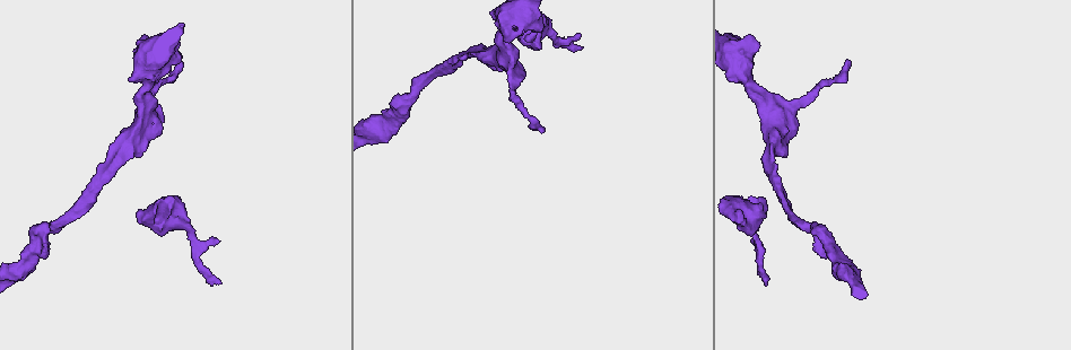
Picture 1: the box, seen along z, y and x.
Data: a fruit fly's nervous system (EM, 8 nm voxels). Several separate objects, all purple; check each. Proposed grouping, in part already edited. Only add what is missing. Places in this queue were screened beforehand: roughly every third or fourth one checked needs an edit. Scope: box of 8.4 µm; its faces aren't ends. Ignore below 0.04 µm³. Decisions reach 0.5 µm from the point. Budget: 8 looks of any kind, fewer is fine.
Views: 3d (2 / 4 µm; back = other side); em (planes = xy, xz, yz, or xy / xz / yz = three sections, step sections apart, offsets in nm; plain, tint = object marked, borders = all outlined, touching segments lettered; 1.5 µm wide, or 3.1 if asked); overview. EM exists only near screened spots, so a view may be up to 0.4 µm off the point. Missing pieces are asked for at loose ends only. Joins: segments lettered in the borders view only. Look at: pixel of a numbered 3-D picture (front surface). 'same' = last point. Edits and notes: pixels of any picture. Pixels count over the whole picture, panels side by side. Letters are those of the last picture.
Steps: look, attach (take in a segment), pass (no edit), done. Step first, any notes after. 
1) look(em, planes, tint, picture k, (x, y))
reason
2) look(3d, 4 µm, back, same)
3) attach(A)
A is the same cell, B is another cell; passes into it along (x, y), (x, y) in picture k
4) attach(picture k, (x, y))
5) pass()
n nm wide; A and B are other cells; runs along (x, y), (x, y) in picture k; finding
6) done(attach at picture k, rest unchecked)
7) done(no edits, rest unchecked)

look(3d, 2 µm, back, picture 1, (158, 133))
an open end

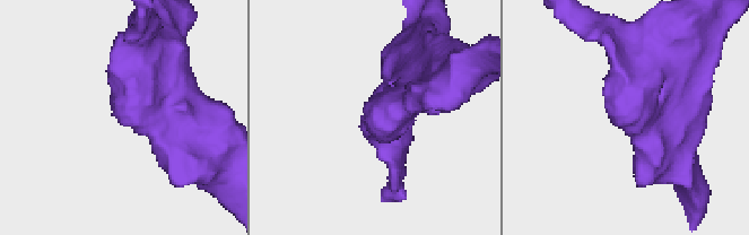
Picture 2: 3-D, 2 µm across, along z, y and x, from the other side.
look(em, planes, borders, picture 2, (366, 124))

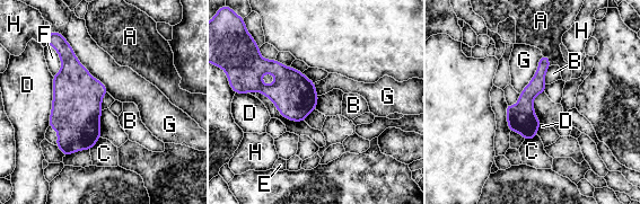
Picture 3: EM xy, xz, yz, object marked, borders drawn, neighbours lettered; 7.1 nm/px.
pass()
A, B, C, D, E, F, G and H are other cells; border along (63, 35), (78, 61), (107, 91) in picture 3; none of them fits

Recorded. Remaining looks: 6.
look(em, xy, step 4, borders, picture 1, (543, 130))
thin end

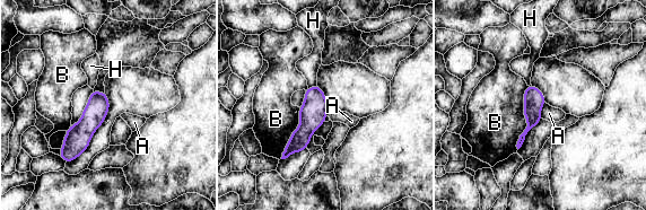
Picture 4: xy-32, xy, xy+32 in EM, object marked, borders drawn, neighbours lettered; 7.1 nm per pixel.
pass()
B touches over 460 nm; A, B and H are other cells; border along (544, 102), (541, 108), (541, 117) in picture 4; no lettered segment goes on from it

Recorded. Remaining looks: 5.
look(em, planes, borders, picture 1, (765, 281))
thin end

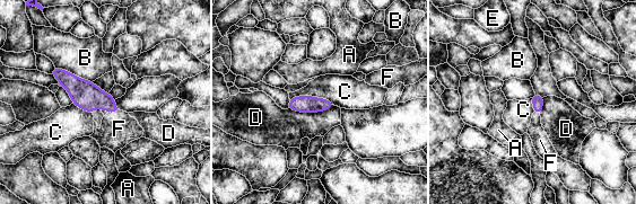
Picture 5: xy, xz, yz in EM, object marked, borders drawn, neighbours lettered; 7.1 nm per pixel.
attach(F)
F is the same cell, A, B, C, D and E are other cells; the neuron continues

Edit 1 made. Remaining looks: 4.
done(attach at picture 5, rest unchecked)

